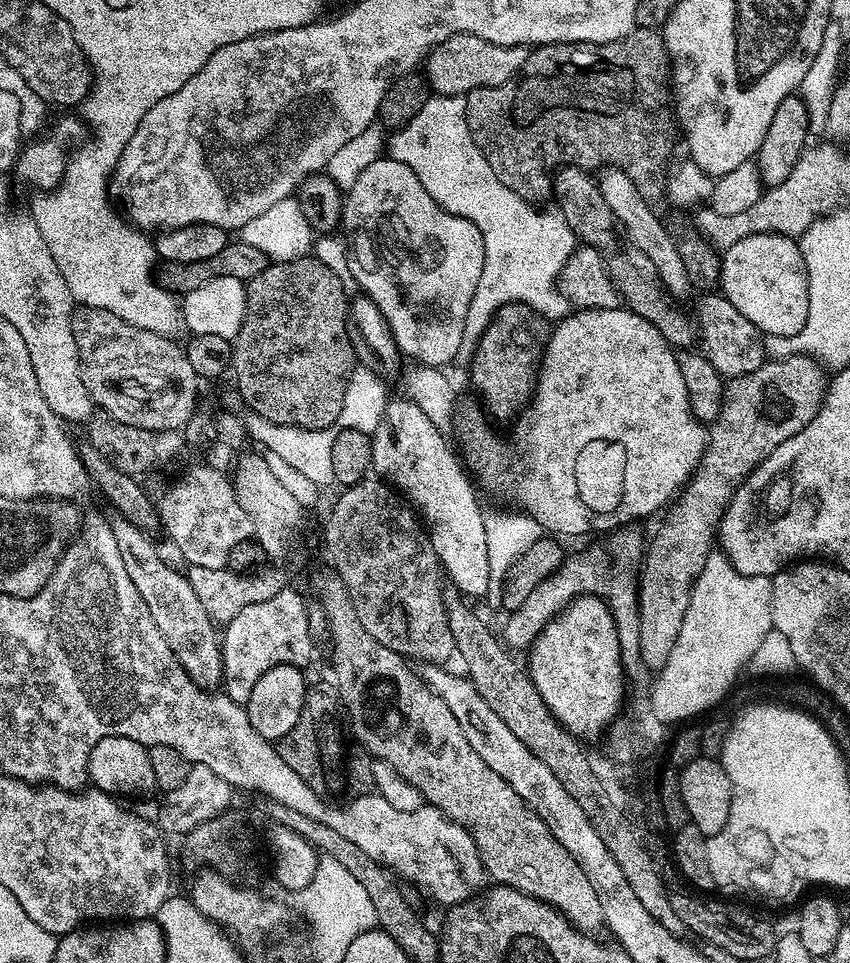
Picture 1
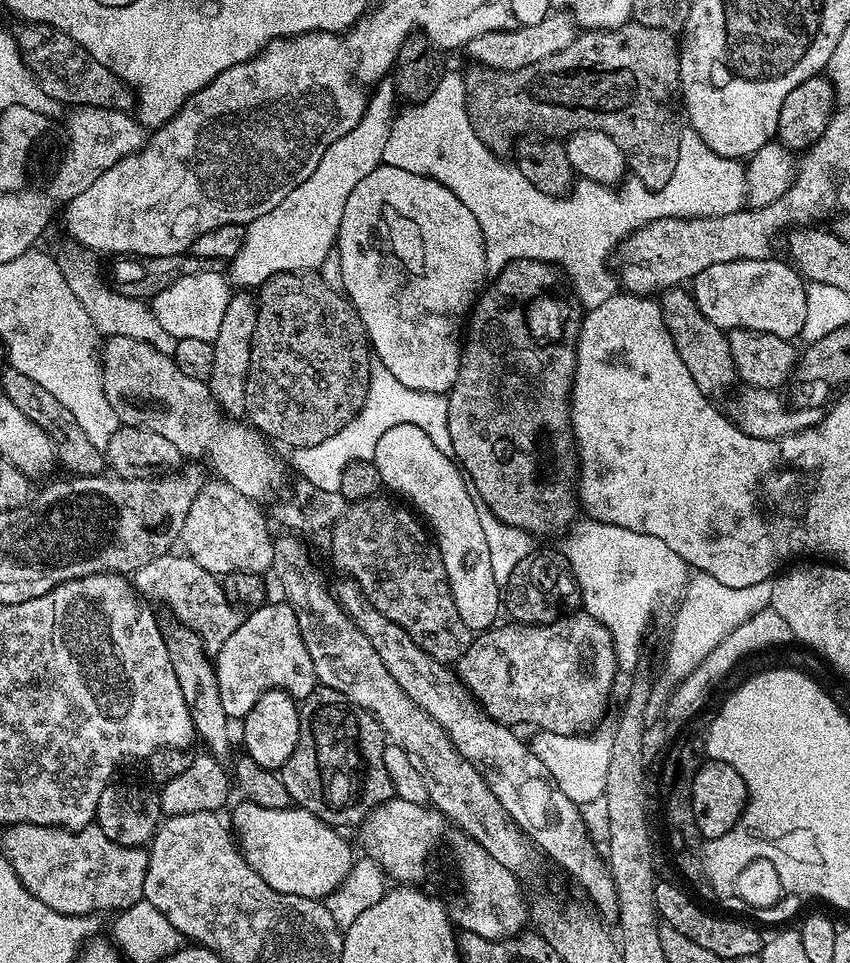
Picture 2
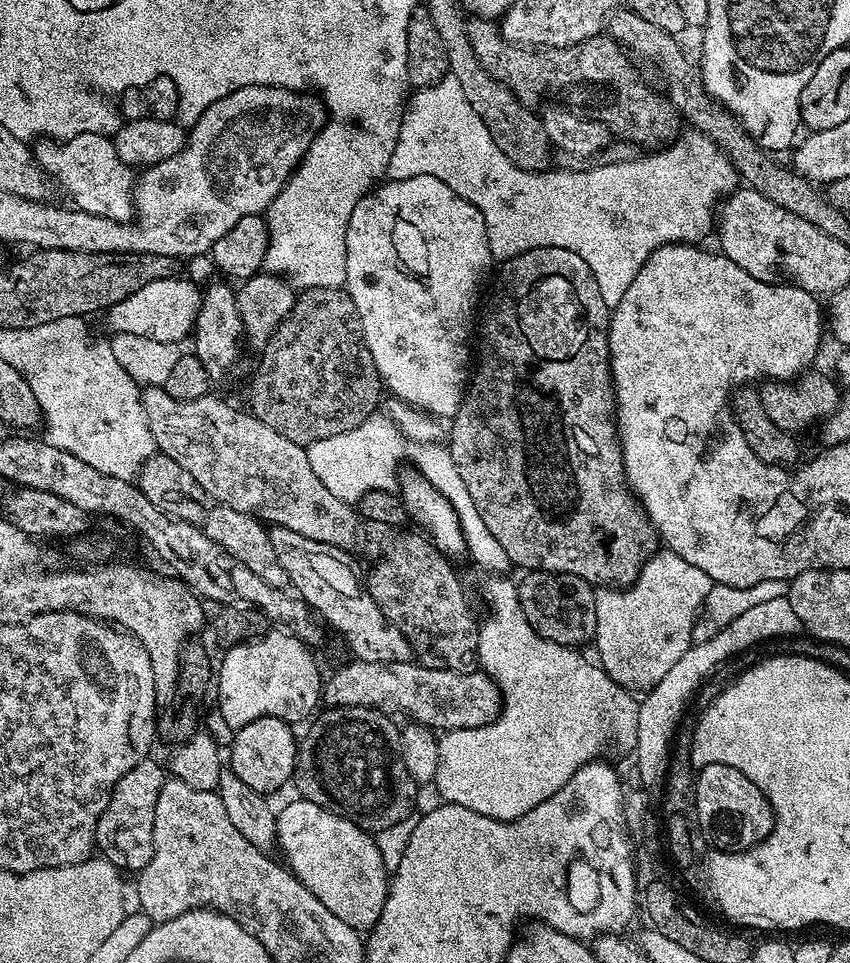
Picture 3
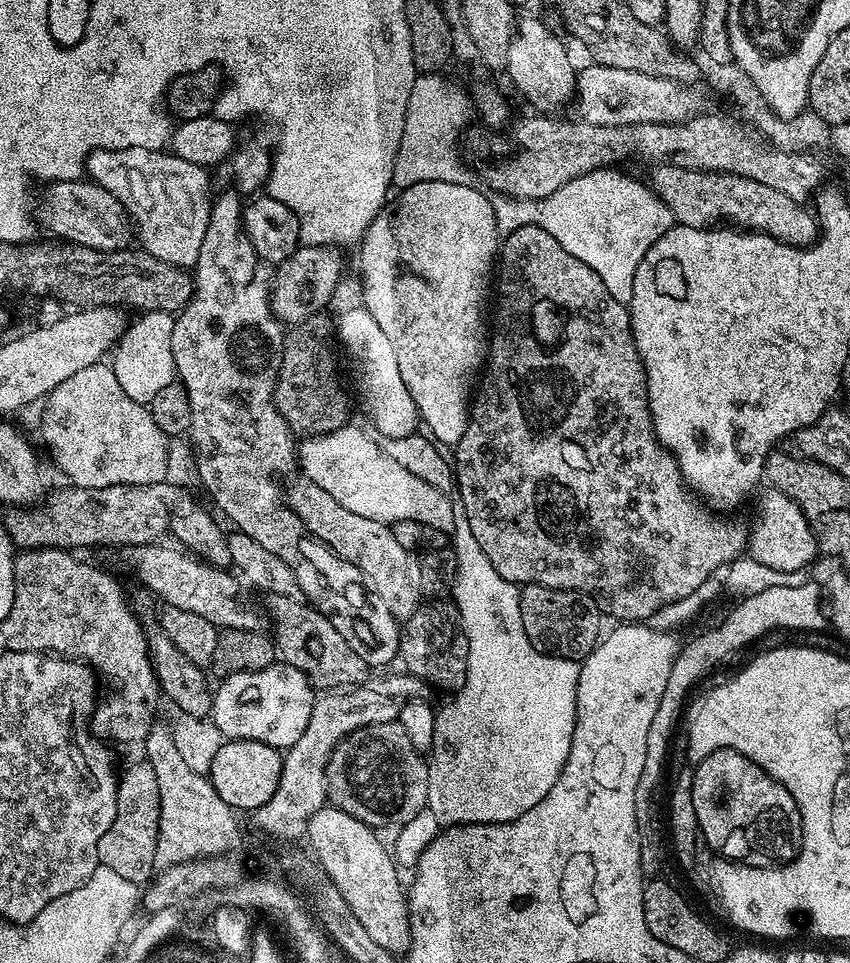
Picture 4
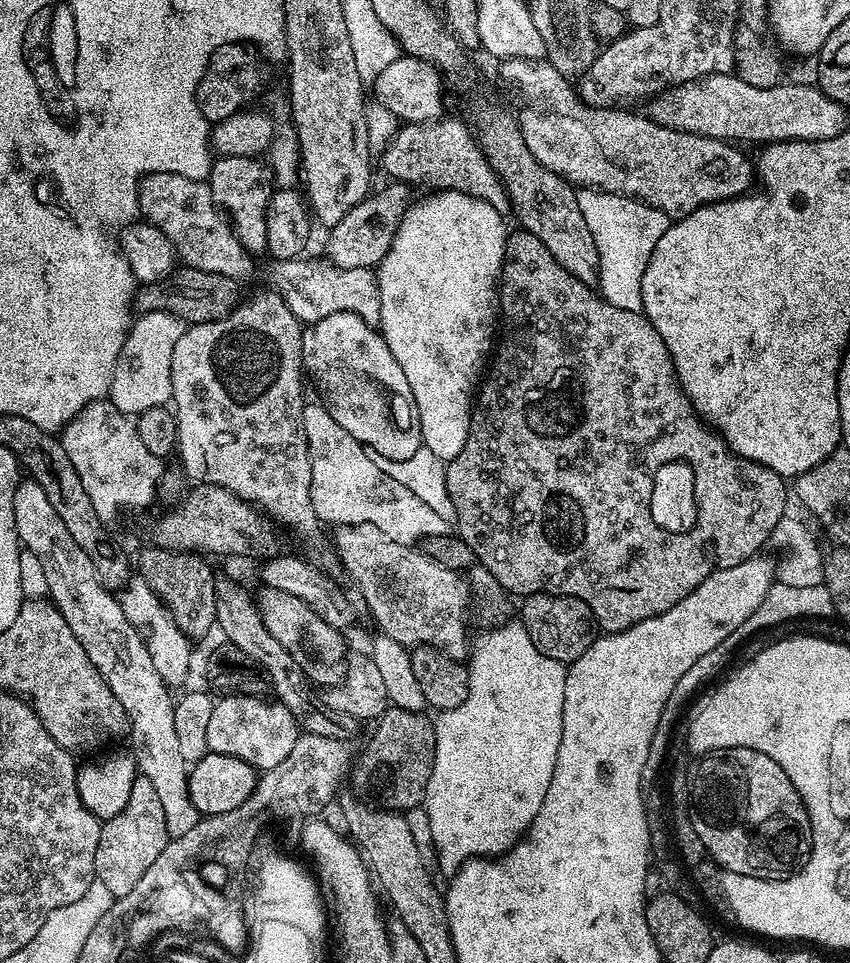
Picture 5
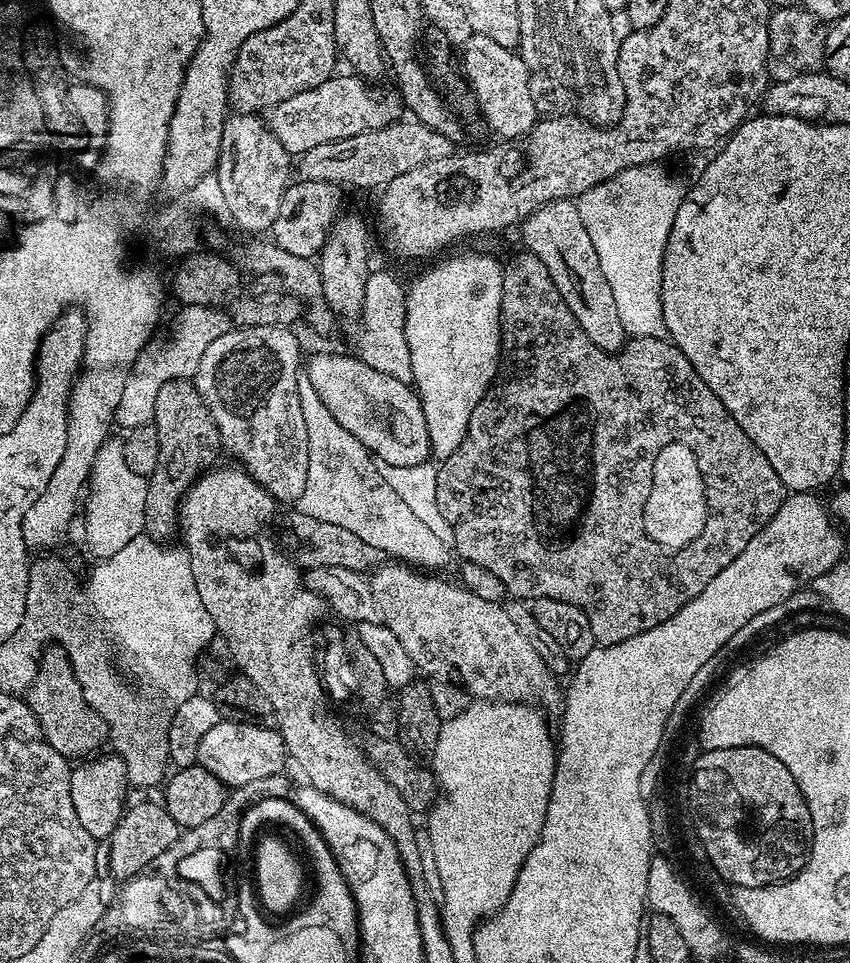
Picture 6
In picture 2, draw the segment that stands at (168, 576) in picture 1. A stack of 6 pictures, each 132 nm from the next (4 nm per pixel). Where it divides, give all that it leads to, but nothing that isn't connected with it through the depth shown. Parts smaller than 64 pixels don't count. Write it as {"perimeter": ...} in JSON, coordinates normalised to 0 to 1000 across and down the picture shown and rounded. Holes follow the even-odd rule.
{"perimeter":[[[215,650],[199,651],[193,666],[200,679],[200,692],[205,692],[205,700],[209,700],[209,712],[214,717],[214,725],[219,725],[234,772],[245,776],[241,778],[256,792],[267,794],[272,790],[273,760],[268,757],[271,746],[266,737],[261,737],[261,721],[256,717],[256,700],[251,682],[240,676],[234,658]]]}

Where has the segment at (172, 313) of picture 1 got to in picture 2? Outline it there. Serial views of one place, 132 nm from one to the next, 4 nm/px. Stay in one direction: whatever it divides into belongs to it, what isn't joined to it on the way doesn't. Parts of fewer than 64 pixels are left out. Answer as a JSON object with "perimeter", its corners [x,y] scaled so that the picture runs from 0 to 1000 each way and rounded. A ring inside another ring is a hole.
{"perimeter":[[[88,251],[81,254],[75,267],[69,267],[68,273],[82,301],[87,301],[87,309],[92,309],[92,314],[96,314],[96,322],[106,326],[106,334],[112,339],[114,346],[122,351],[142,349],[171,353],[187,366],[201,368],[207,361],[207,353],[200,347],[195,347],[195,343],[191,343],[191,337],[186,335],[186,330],[181,330],[178,319],[168,312],[146,307],[136,302],[124,288],[121,291],[118,288],[118,278],[113,275],[114,267],[105,259],[95,258]]]}

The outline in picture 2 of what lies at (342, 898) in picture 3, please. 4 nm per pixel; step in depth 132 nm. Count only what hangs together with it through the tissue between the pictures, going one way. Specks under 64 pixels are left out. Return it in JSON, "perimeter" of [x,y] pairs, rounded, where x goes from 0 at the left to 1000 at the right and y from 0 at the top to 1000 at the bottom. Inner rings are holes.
{"perimeter":[[[284,830],[281,834],[282,836],[273,843],[271,860],[284,887],[308,912],[308,916],[313,916],[313,920],[332,928],[346,928],[355,933],[380,936],[412,908],[416,896],[414,881],[389,856],[379,854],[358,839],[340,837],[334,840],[309,840],[308,837],[289,830]]]}

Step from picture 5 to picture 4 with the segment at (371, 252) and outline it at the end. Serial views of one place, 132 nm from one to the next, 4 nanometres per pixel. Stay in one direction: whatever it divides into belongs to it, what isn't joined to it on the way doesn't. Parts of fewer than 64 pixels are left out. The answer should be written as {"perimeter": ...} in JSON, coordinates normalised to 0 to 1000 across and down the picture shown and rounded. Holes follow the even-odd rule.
{"perimeter":[[[354,255],[341,268],[324,275],[320,285],[320,325],[325,331],[339,339],[347,339],[354,332],[361,332],[368,326],[382,323],[381,319],[391,312],[395,298],[400,295],[400,286],[405,282],[405,270],[400,267],[399,256]]]}

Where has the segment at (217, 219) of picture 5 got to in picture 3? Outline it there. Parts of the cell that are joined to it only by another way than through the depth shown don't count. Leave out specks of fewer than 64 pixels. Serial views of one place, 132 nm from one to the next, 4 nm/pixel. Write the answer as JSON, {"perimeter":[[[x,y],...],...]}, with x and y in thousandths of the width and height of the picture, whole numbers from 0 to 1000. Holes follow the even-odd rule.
{"perimeter":[[[102,137],[74,147],[47,143],[41,146],[40,161],[58,188],[91,208],[93,219],[142,231],[156,227],[158,179],[144,164],[139,164],[135,148],[126,140]]]}

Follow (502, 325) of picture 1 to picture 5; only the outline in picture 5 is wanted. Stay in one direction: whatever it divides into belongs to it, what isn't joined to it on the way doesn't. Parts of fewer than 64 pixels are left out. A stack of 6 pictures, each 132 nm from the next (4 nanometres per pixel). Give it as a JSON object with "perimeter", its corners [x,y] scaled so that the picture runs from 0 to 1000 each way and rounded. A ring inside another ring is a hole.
{"perimeter":[[[615,239],[599,240],[593,256],[593,275],[588,277],[586,292],[586,324],[591,332],[593,328],[593,346],[589,349],[587,346],[581,373],[564,400],[555,426],[553,451],[548,451],[548,463],[544,463],[539,476],[526,479],[524,496],[525,509],[538,531],[535,551],[546,560],[548,567],[558,571],[562,585],[572,588],[572,592],[586,600],[588,607],[599,617],[607,621],[626,619],[631,615],[678,619],[689,625],[689,629],[694,629],[705,655],[714,658],[736,654],[760,642],[778,640],[788,633],[788,629],[798,629],[807,617],[821,613],[821,609],[826,609],[835,596],[868,588],[891,576],[895,572],[894,568],[899,569],[905,564],[911,546],[925,535],[926,528],[922,526],[927,523],[927,515],[929,519],[929,507],[922,504],[926,503],[924,495],[892,480],[873,476],[858,465],[841,444],[826,438],[824,429],[814,422],[814,414],[802,405],[788,363],[784,363],[784,355],[779,355],[779,347],[769,343],[756,324],[727,322],[727,318],[718,318],[709,306],[696,302],[693,296],[667,282],[654,271],[652,264],[647,264],[647,260],[642,260],[642,255],[628,247],[628,243]],[[789,482],[812,484],[819,506],[820,540],[805,552],[794,552],[792,548],[769,542],[766,537],[771,498],[776,493],[776,487]]]}

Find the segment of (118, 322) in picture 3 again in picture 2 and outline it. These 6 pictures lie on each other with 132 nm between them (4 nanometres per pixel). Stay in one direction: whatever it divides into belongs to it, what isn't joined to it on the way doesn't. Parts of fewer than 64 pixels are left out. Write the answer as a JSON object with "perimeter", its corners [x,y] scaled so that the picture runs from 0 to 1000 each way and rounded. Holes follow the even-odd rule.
{"perimeter":[[[234,282],[219,285],[219,289],[209,289],[205,297],[195,297],[191,305],[179,308],[176,319],[191,343],[195,343],[195,347],[207,354],[214,351],[252,354],[256,351],[256,342],[261,340],[261,329],[266,327],[269,306],[269,292],[259,282]]]}

